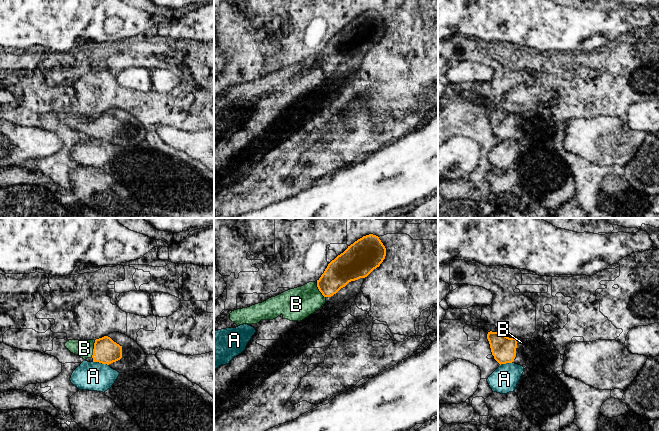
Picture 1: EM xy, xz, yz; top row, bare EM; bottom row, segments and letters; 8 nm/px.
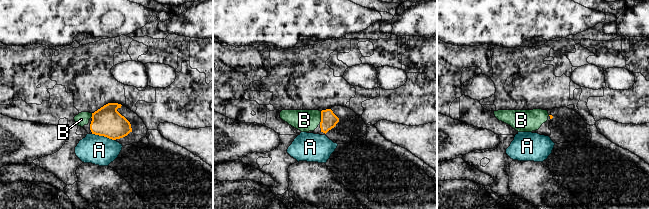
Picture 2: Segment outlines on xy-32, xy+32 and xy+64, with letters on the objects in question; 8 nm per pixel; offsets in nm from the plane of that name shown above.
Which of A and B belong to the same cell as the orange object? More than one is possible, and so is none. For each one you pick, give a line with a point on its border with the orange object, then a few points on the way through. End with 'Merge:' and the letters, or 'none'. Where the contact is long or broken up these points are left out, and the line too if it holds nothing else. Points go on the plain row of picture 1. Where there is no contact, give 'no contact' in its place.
B: meets orange in xy at (93, 125); runs through xy (106, 127), (93, 125), (84, 124)
Merge: B

